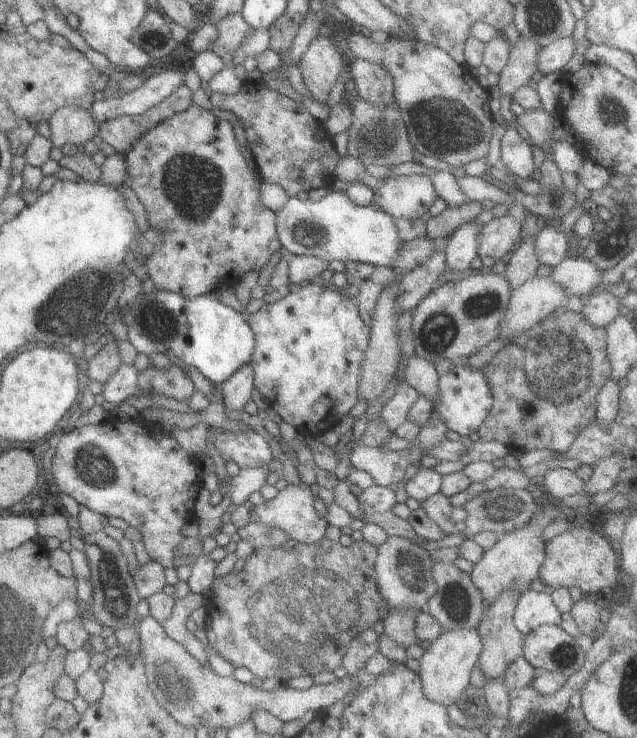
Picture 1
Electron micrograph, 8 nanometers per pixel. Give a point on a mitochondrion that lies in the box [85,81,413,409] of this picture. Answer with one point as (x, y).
(192, 184)

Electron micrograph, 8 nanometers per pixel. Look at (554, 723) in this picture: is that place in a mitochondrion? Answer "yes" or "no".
no

